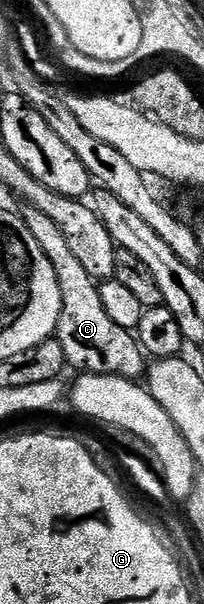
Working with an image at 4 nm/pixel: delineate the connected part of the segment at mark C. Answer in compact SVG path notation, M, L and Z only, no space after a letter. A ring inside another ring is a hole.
M31 208L25 211L22 217L26 228L30 228L34 240L38 240L38 245L42 247L42 252L46 252L46 260L54 264L54 276L58 276L62 308L54 337L62 344L62 352L66 352L68 366L76 369L76 372L86 374L109 374L119 378L143 379L146 374L146 355L140 349L135 333L126 328L118 328L118 324L110 320L106 307L102 305L98 282L86 272L85 265L75 258L58 224L54 224L54 220L50 220L50 216L46 216L43 212Z

